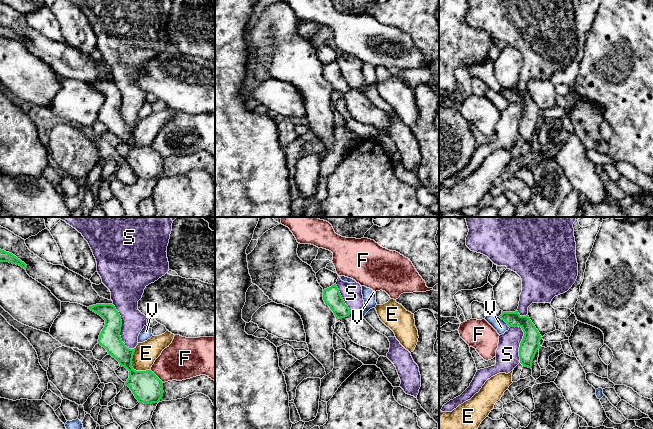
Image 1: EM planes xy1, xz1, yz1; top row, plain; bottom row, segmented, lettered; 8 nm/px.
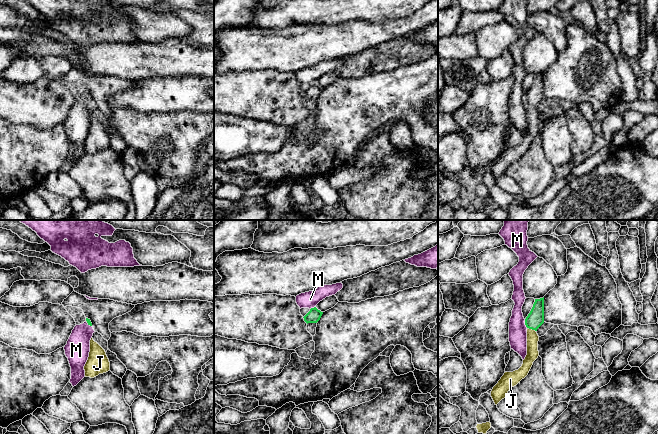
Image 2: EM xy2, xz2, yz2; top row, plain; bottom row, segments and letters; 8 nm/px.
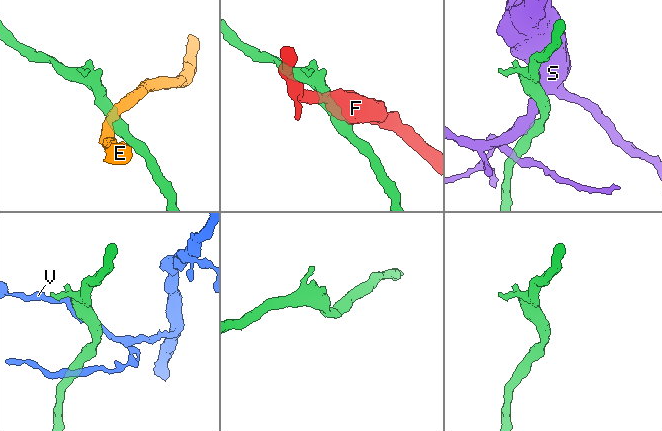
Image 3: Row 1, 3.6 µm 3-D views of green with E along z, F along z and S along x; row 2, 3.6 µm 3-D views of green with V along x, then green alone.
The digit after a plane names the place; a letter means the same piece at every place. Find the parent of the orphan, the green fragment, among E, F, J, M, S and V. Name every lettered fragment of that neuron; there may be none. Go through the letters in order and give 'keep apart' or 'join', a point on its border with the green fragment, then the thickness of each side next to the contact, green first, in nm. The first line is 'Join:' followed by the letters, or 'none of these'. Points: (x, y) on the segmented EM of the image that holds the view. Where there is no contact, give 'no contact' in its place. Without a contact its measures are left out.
Join: J
E: keep apart; contact xy1 (131, 366); calibres 240 and 180 nm
F: keep apart; contact xy1 (156, 376); calibres 240 and 320 nm
J: join; contact yz2 (532, 329); calibres 140 and 100 nm
M: keep apart; contact yz2 (525, 323); calibres 140 and 140 nm
S: keep apart; contact xy1 (120, 329); calibres 170 and 200 nm
V: keep apart; contact yz1 (505, 321); calibres 140 and 100 nm

